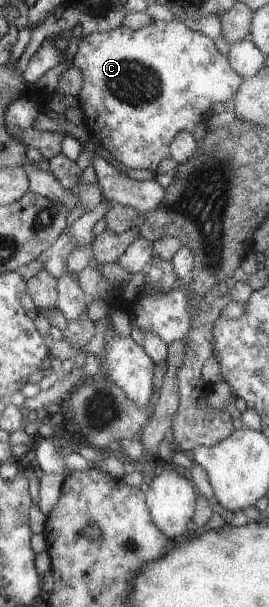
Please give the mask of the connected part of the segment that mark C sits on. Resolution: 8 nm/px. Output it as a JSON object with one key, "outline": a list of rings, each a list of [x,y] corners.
{"outline":[[[176,19],[171,21],[151,20],[146,26],[136,30],[130,30],[125,26],[118,26],[107,32],[91,32],[88,35],[82,36],[75,53],[70,56],[70,59],[72,66],[76,67],[81,74],[81,89],[76,99],[79,110],[83,116],[82,124],[86,132],[98,140],[99,146],[102,146],[111,158],[118,160],[122,166],[130,168],[130,170],[154,170],[156,166],[162,162],[163,158],[169,156],[168,145],[171,138],[174,138],[174,136],[178,134],[178,131],[181,130],[193,133],[198,122],[212,121],[213,117],[211,116],[210,105],[216,104],[216,102],[229,103],[243,79],[231,69],[227,56],[216,50],[211,38],[204,36],[198,31],[191,30],[189,27],[186,27],[184,23]]]}

